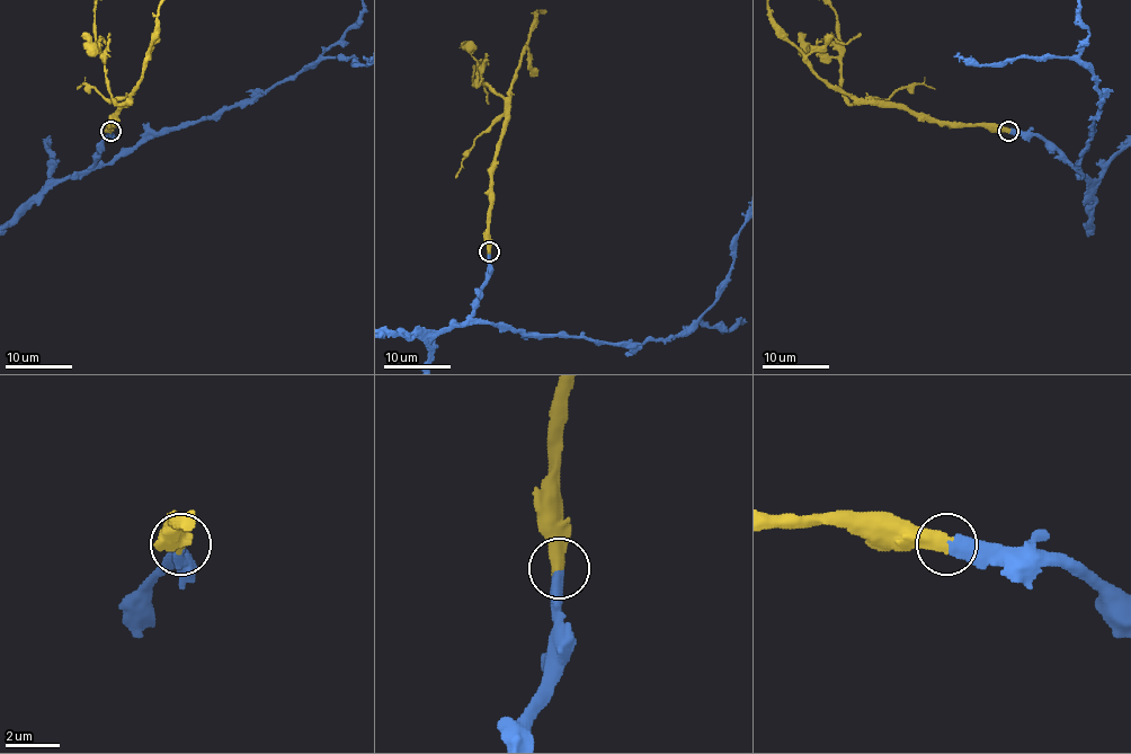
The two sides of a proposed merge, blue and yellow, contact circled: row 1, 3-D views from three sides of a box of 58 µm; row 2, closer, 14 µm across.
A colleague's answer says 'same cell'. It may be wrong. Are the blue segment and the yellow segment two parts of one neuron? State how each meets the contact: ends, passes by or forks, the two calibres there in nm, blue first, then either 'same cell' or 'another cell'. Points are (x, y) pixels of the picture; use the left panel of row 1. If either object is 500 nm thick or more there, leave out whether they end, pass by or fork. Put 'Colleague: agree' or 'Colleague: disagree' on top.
Colleague: agree
550/550 nm | same cell

